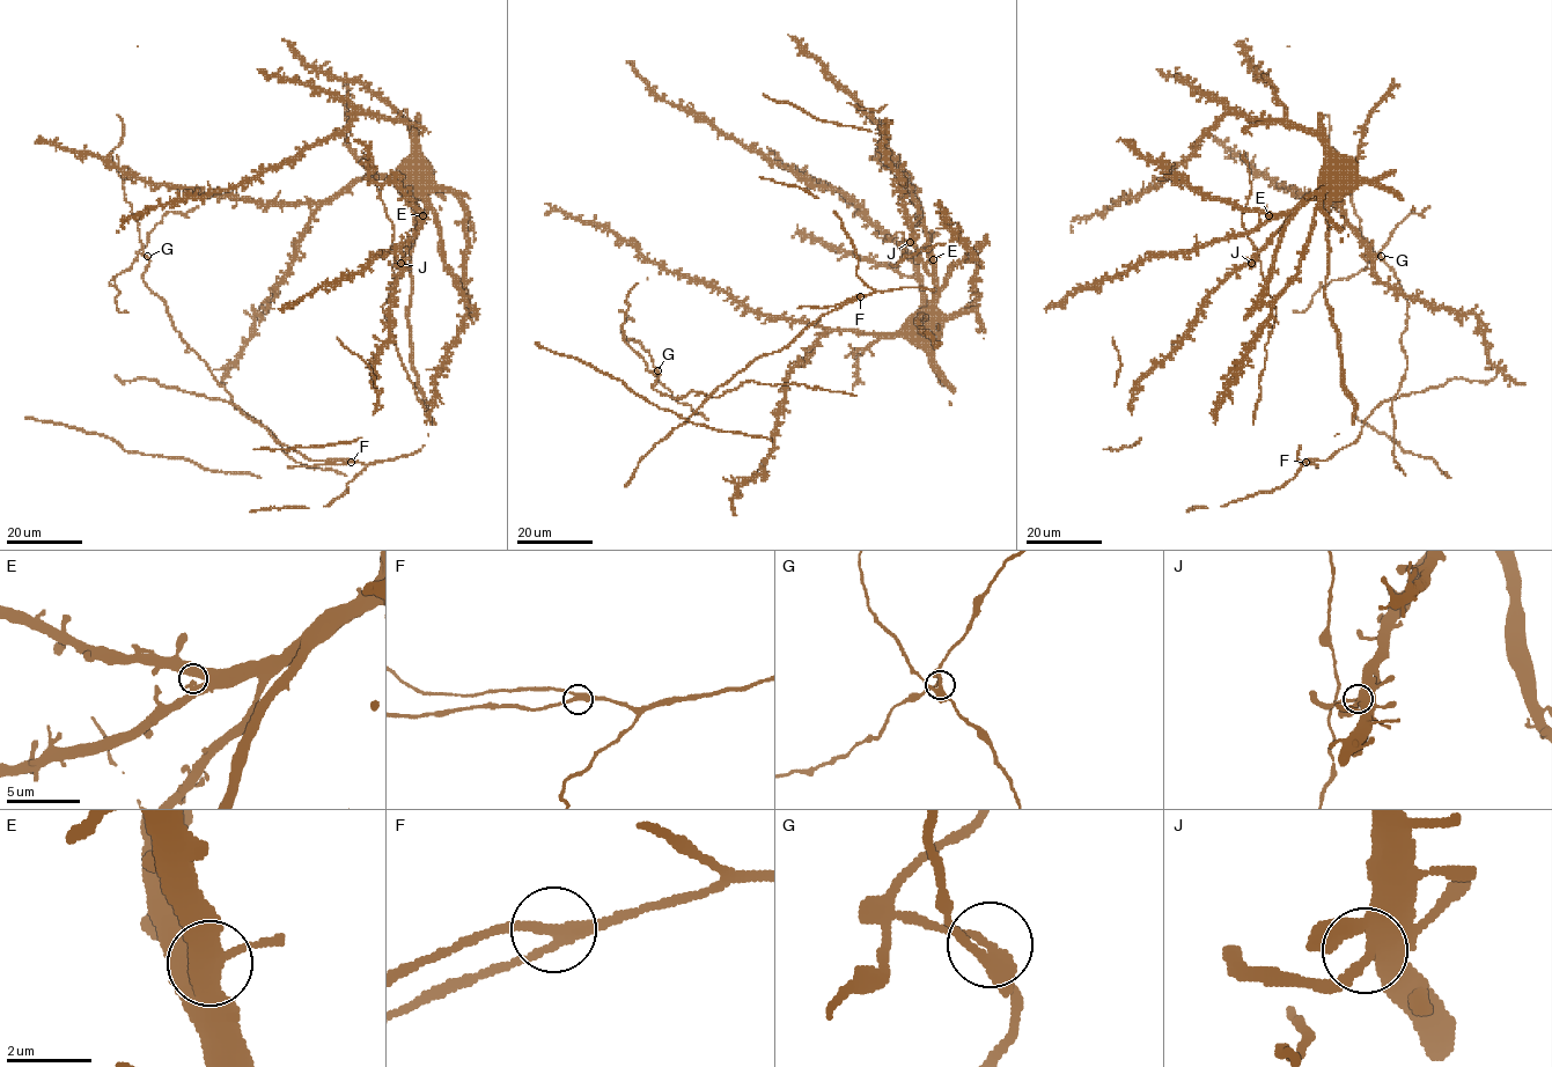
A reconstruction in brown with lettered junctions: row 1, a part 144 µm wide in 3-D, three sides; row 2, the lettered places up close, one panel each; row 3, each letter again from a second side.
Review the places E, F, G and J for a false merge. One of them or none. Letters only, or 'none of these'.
G

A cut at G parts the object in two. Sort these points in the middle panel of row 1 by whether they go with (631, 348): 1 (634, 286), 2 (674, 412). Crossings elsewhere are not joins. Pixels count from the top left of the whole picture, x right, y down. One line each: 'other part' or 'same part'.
1: same part
2: other part

